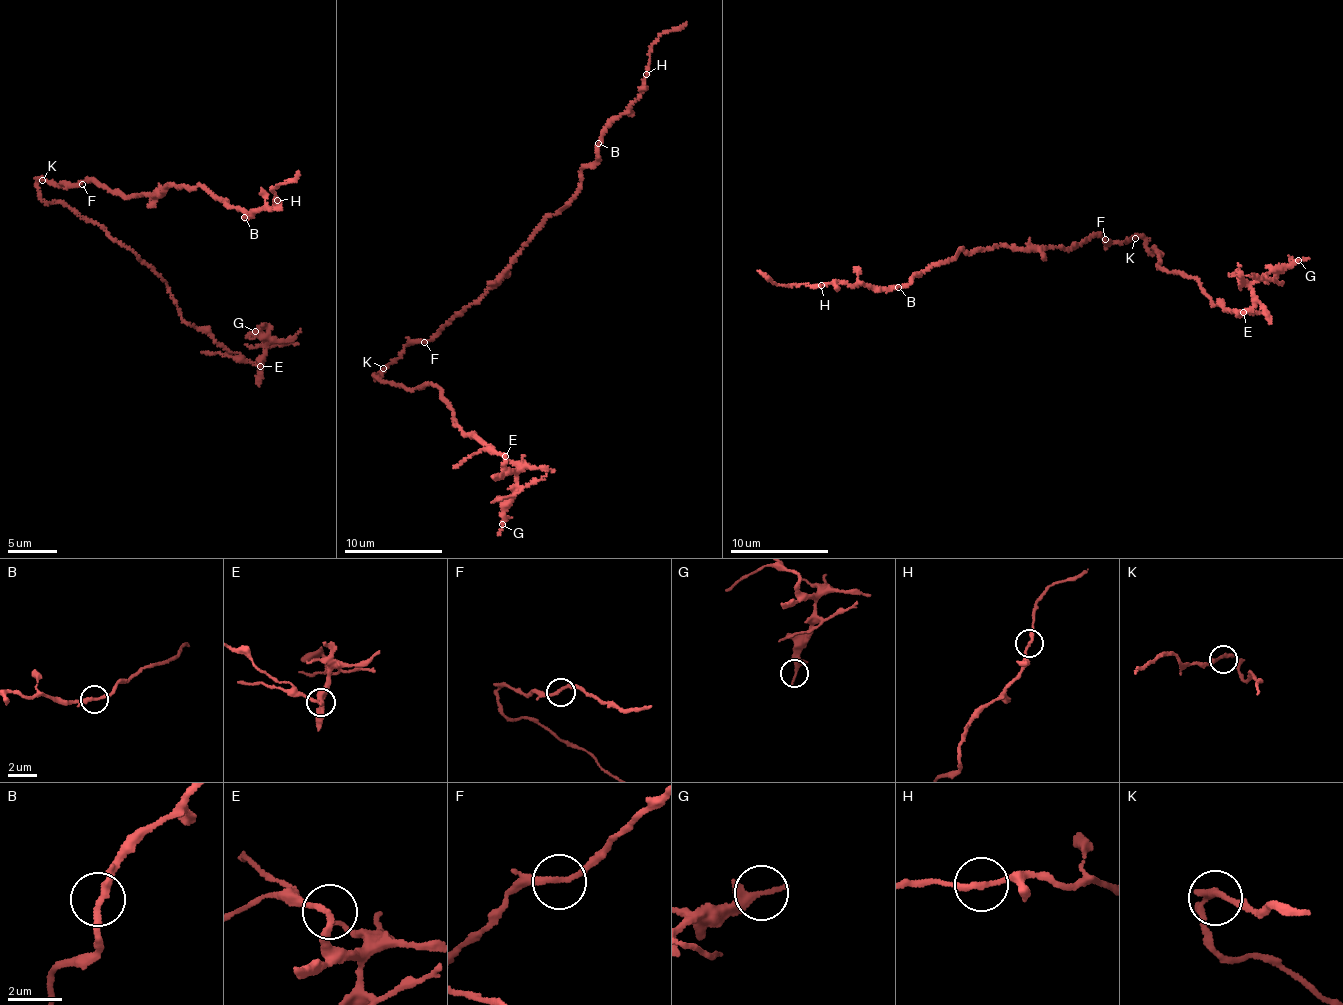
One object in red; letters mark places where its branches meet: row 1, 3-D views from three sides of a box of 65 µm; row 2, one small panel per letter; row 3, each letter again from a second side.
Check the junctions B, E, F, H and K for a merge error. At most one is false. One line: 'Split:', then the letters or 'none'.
Split: E

